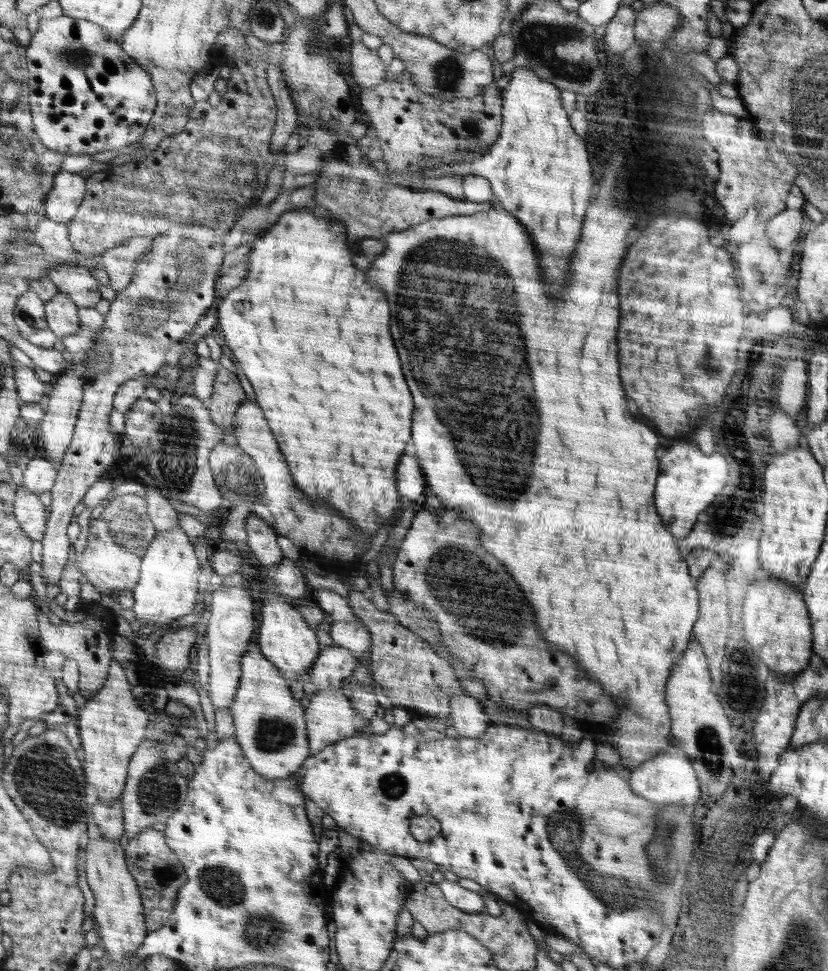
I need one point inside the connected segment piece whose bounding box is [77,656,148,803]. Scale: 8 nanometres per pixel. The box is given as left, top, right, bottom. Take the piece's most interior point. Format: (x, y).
(111, 725)

